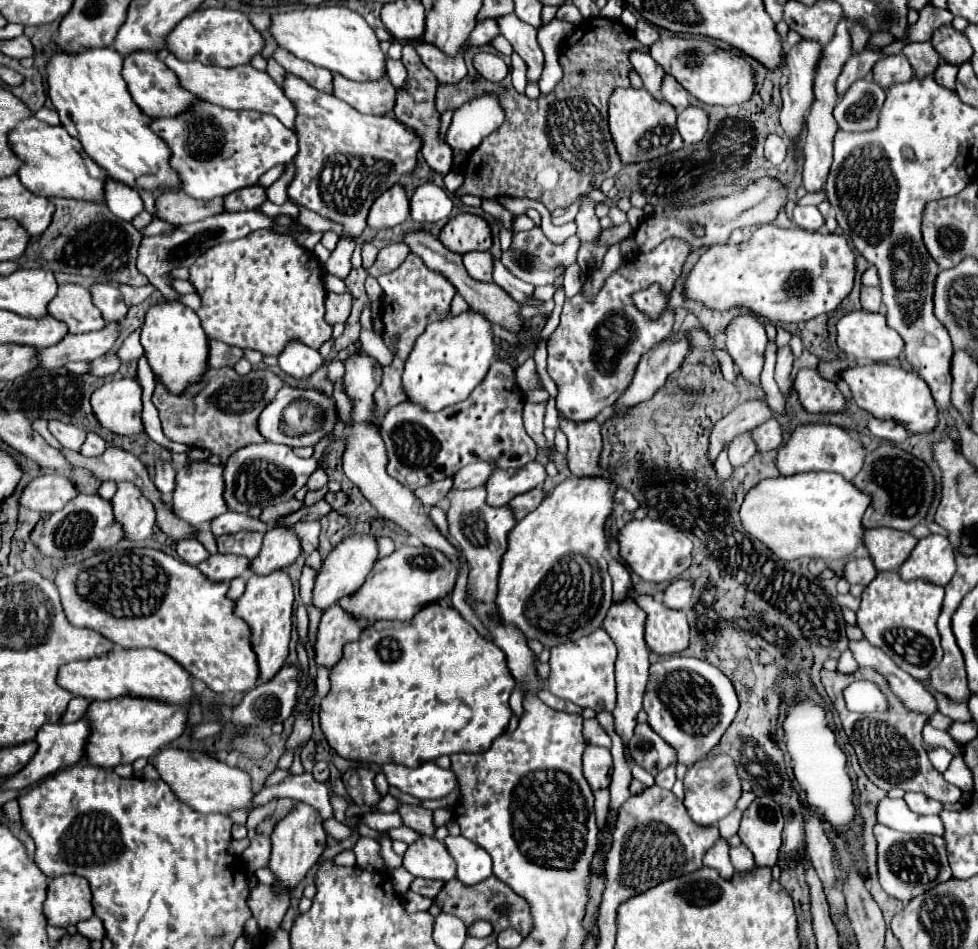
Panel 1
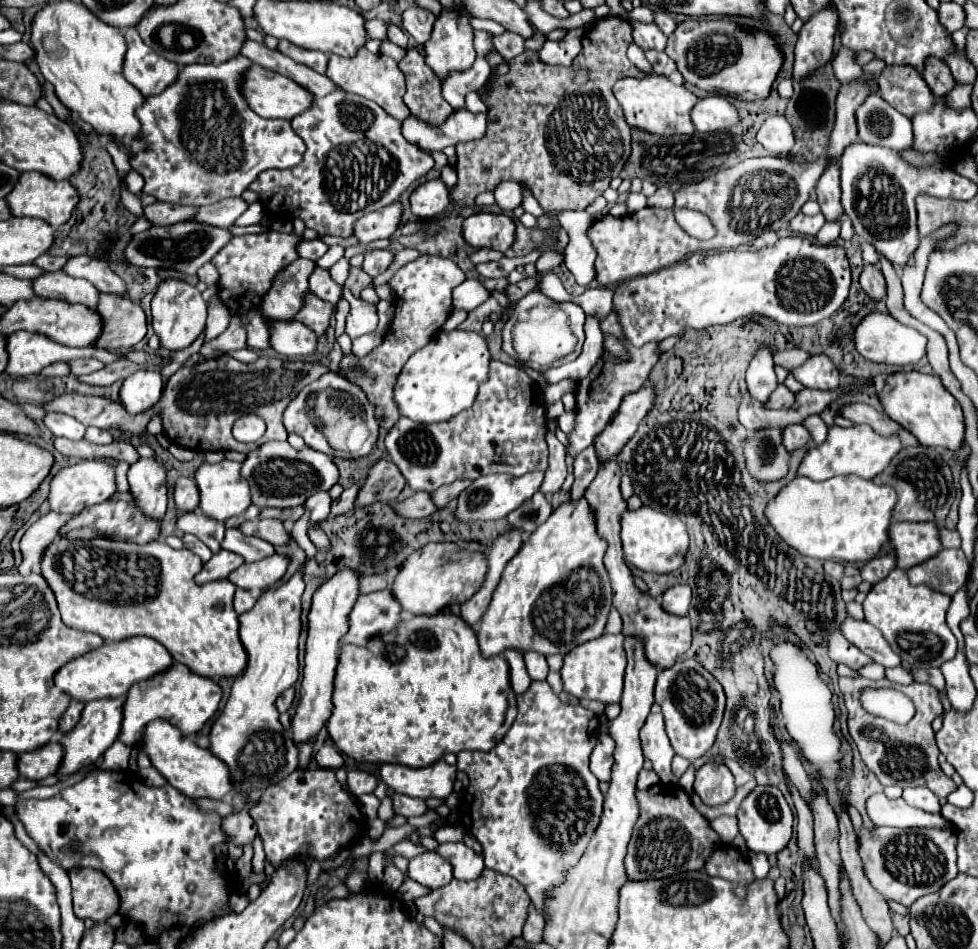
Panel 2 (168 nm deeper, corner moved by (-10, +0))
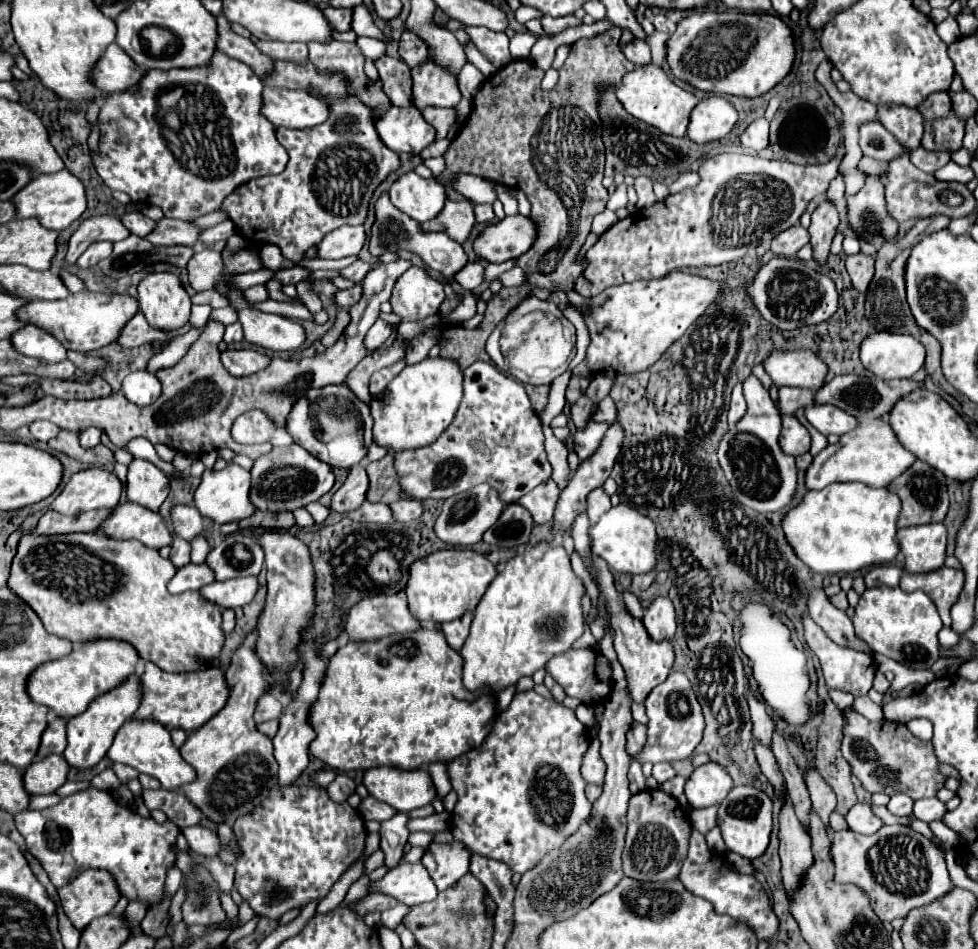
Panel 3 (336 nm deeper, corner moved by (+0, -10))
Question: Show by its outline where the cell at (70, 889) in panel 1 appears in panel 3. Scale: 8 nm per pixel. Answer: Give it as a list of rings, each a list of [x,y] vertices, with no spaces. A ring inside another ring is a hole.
[[[85,870],[75,880],[57,890],[63,910],[77,930],[91,920],[109,914],[119,902],[117,882],[105,870]]]

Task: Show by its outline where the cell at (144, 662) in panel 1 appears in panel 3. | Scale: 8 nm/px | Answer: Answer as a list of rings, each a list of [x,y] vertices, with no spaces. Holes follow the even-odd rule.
[[[99,638],[89,640],[83,644],[75,644],[73,652],[65,658],[57,658],[53,662],[45,662],[33,674],[29,674],[27,694],[33,702],[47,706],[57,716],[69,720],[81,712],[101,694],[109,692],[111,688],[119,686],[127,676],[135,674],[135,664],[139,656],[137,650],[123,642],[113,638]]]

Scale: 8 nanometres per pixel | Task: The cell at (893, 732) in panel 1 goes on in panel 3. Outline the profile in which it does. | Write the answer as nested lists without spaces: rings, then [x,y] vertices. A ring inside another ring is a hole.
[[[851,708],[845,710],[847,724],[843,728],[843,756],[851,766],[851,772],[859,778],[865,790],[885,792],[889,796],[903,792],[913,800],[933,798],[943,788],[947,776],[939,772],[939,762],[931,742],[923,742],[913,736],[905,724],[881,720],[871,722]]]

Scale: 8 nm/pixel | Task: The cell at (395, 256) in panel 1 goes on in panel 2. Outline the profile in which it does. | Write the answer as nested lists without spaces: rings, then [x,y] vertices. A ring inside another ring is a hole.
[[[375,250],[371,254],[365,254],[365,262],[363,262],[363,270],[375,278],[381,272],[385,272],[389,268],[389,264],[393,262],[395,254],[391,250]]]

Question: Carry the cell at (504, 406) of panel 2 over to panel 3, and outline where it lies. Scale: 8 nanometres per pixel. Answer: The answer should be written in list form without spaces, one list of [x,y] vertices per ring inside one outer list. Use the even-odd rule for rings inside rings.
[[[473,362],[463,372],[463,398],[461,406],[457,408],[457,414],[453,422],[449,424],[449,430],[441,434],[441,438],[425,448],[417,450],[405,450],[395,454],[395,470],[399,474],[401,488],[411,498],[449,498],[453,494],[461,494],[465,490],[471,490],[477,484],[487,482],[501,494],[501,500],[505,504],[517,502],[523,494],[531,492],[535,486],[551,478],[551,464],[547,460],[543,442],[543,428],[539,416],[531,410],[529,398],[525,394],[525,388],[517,384],[513,378],[501,374],[497,366],[491,362]]]

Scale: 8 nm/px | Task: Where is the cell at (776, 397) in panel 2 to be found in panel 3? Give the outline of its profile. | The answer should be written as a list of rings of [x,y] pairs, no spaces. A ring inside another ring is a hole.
[[[779,388],[779,412],[795,414],[797,410],[813,404],[815,392],[801,388]]]

